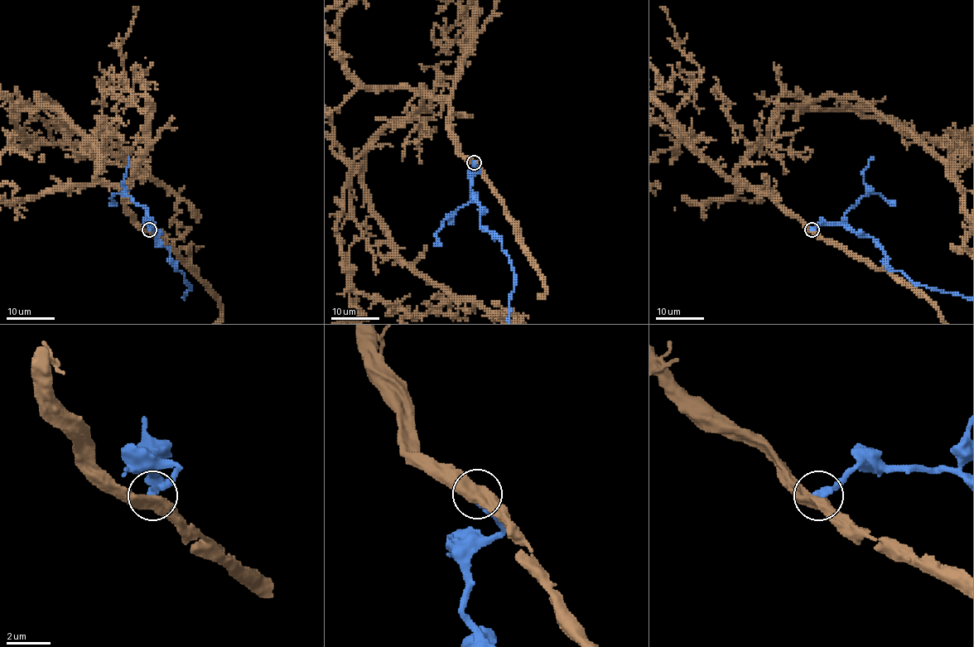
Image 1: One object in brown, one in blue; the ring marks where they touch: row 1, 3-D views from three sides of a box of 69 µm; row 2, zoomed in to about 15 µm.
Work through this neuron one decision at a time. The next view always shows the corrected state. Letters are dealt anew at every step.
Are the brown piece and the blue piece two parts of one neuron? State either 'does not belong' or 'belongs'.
does not belong

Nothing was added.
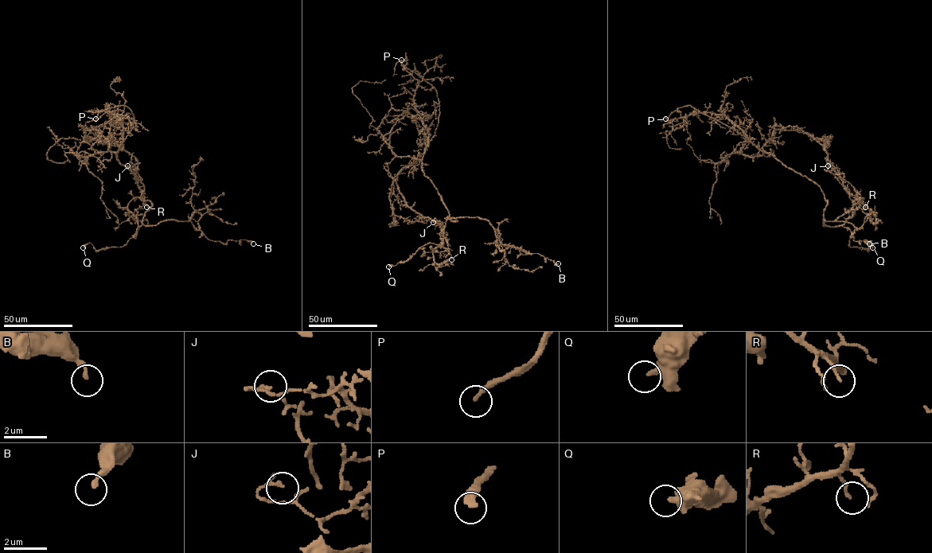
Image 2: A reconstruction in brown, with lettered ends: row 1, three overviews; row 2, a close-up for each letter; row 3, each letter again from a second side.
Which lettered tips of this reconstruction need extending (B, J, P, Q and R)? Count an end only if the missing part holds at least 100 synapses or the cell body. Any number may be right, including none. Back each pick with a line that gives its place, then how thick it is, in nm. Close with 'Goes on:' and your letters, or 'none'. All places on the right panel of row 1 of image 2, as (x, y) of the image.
P: Place: (665, 118). Thickness 320 nm
Goes on: P

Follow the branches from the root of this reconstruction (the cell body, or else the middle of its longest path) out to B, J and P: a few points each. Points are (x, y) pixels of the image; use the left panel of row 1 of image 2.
B: (135, 177), (143, 185), (141, 199), (151, 204), (144, 225), (189, 220), (209, 239), (253, 243)
J: (135, 177), (91, 126), (135, 157), (137, 162), (127, 165)
P: (135, 177), (116, 157), (122, 142), (133, 127), (131, 110), (124, 105), (110, 107), (100, 111), (95, 118)

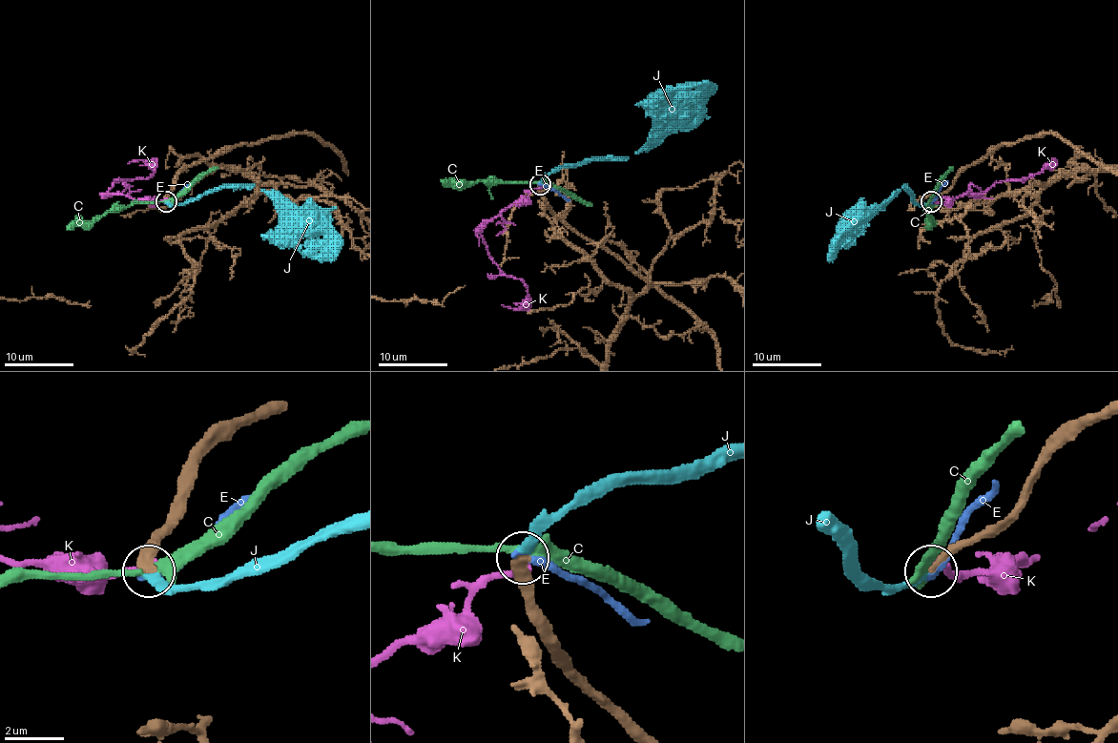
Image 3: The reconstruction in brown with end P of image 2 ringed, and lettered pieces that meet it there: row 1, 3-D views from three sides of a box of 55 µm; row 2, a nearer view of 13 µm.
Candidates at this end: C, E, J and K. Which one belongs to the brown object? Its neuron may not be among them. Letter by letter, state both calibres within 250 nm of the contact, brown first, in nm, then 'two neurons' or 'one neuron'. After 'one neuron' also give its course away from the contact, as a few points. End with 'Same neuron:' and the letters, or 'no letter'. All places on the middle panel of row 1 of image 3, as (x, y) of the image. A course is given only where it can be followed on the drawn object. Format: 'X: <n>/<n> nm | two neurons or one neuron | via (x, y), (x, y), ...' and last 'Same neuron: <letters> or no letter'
C: 340/320 nm | two neurons
E: 320/300 nm | two neurons
J: 340/320 nm | one neuron | via (540, 183), (549, 175), (578, 162), (628, 156), (680, 107), (680, 99), (673, 99)
K: 400/260 nm | two neurons
Same neuron: J

